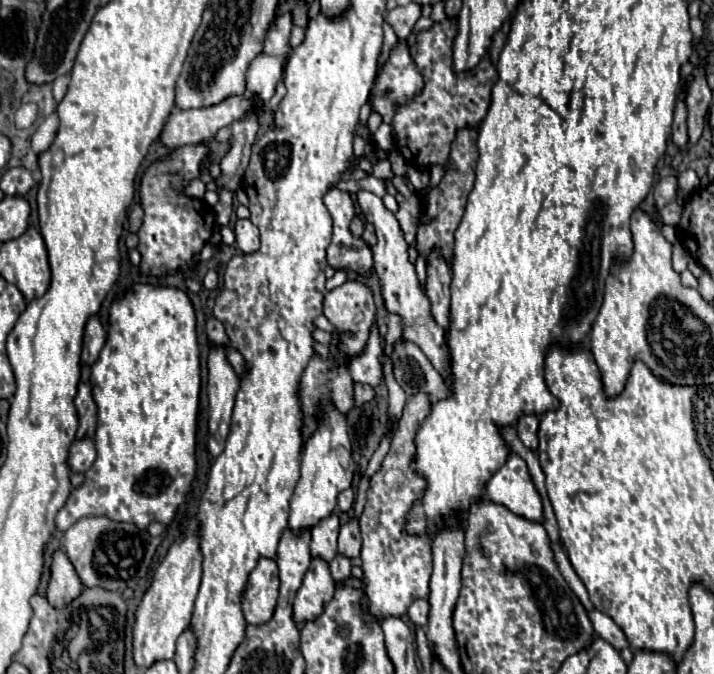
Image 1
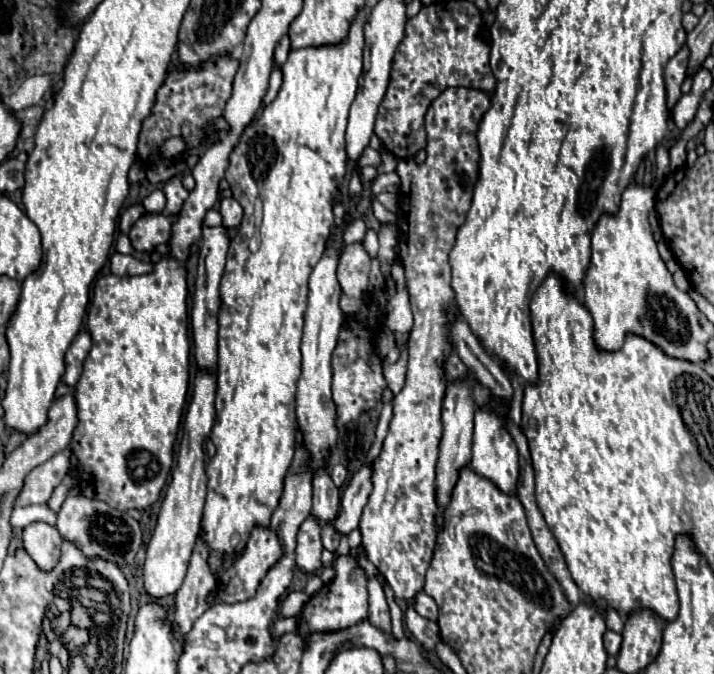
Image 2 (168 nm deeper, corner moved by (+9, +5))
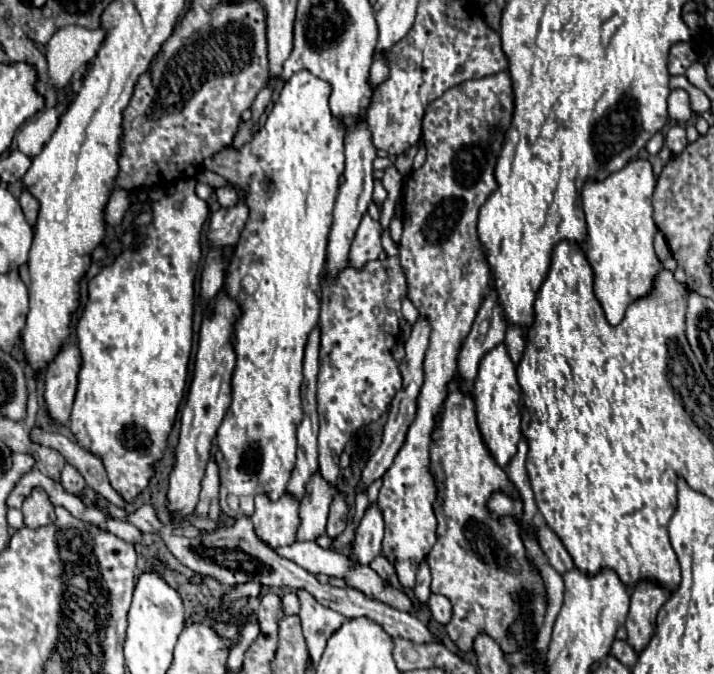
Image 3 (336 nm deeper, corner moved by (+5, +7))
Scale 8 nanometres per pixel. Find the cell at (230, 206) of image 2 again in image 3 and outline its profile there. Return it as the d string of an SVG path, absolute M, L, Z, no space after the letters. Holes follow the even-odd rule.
M233 185L215 189L215 195L217 195L217 201L221 203L221 207L233 207L237 203L237 199L239 199L239 191Z

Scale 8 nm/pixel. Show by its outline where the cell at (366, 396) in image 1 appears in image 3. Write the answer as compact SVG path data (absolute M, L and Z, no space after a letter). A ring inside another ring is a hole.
M397 257L375 259L367 263L363 269L345 267L339 271L339 279L335 283L323 283L323 273L319 277L319 299L321 299L321 351L319 351L319 381L317 381L317 411L319 411L319 469L323 477L337 485L339 477L339 455L359 427L377 421L387 407L391 405L393 395L401 387L399 365L391 355L391 347L399 335L399 317L401 315L401 299L407 293L407 283L403 269Z

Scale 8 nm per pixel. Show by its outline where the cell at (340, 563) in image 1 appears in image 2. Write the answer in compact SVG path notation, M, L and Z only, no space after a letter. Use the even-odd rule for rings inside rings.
M327 523L327 525L321 529L321 541L323 541L323 547L325 547L327 551L335 553L335 549L337 549L337 545L339 545L339 539L341 539L341 535L333 529L331 523Z

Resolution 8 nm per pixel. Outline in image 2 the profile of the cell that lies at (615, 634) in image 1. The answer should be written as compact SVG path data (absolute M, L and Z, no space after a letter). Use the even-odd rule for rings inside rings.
M609 629L605 633L605 649L607 649L607 653L609 655L617 655L619 649L621 649L621 641L623 641L623 637L619 633L615 633L615 631Z

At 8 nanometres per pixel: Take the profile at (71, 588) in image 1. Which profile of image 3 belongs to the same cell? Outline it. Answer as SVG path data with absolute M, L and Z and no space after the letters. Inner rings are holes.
M35 487L31 491L31 495L23 501L21 511L25 515L25 525L31 529L55 523L55 513L53 513L53 505L49 501L49 495L39 487Z

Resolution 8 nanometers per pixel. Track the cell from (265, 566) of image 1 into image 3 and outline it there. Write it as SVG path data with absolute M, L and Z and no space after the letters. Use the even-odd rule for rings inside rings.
M283 493L277 501L271 501L267 495L255 497L255 513L253 513L253 525L259 539L263 539L271 549L291 545L297 535L299 527L299 499L295 499L291 493Z

